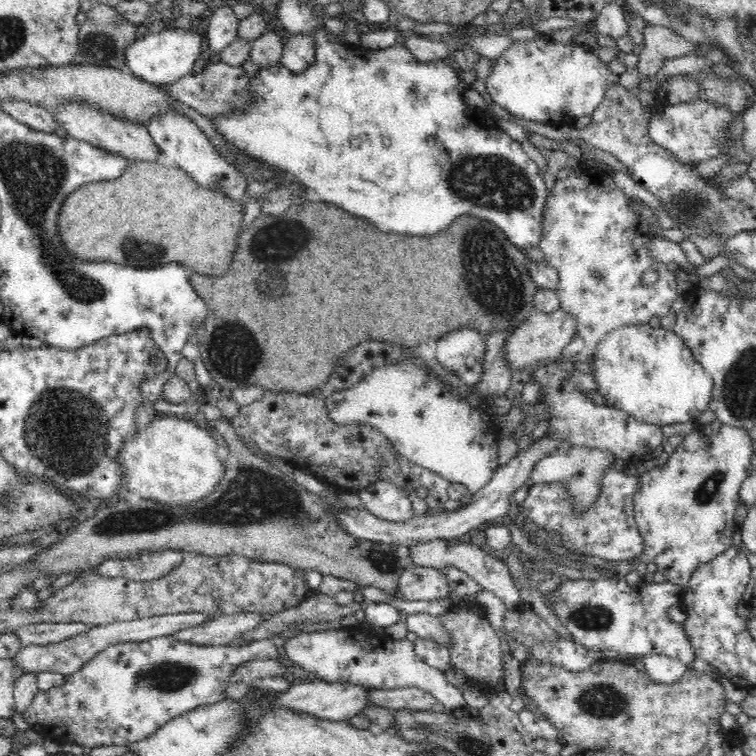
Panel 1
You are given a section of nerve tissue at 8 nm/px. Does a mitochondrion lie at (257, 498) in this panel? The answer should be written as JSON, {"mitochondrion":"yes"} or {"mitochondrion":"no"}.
{"mitochondrion":"yes"}

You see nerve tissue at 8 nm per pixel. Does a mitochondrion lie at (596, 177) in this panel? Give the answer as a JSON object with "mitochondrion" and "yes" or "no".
{"mitochondrion":"no"}

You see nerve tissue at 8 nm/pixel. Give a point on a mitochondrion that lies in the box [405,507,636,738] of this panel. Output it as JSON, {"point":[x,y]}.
{"point":[600,700]}

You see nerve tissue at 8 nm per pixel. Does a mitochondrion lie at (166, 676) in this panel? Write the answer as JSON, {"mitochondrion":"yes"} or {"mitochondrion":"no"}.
{"mitochondrion":"yes"}

